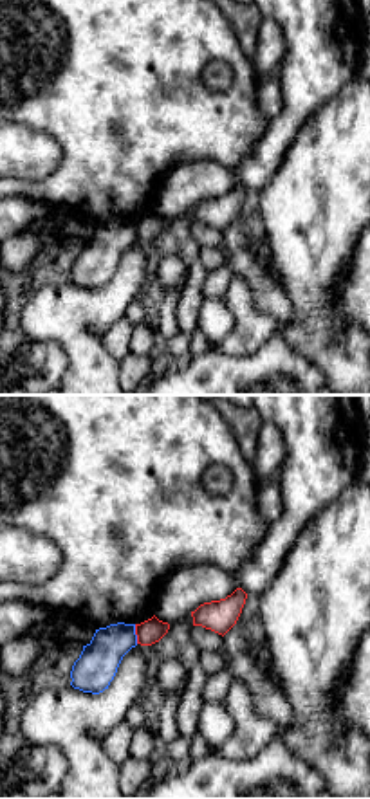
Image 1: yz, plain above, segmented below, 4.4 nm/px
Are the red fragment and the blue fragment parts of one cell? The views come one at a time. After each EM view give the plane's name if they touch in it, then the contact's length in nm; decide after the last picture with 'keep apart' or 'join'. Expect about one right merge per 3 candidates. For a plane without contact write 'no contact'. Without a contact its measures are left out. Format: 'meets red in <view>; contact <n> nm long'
meets red in yz; contact 90 nm long

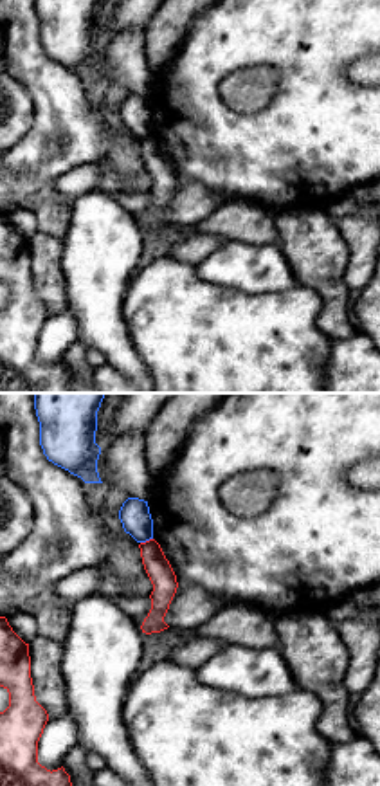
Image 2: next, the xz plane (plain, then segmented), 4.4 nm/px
meets red in xz; contact 60 nm long

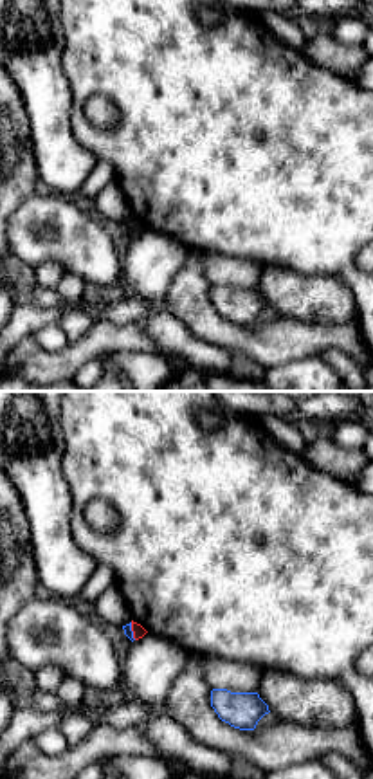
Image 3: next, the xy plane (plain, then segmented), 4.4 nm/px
meets red in xy; contact 80 nm long

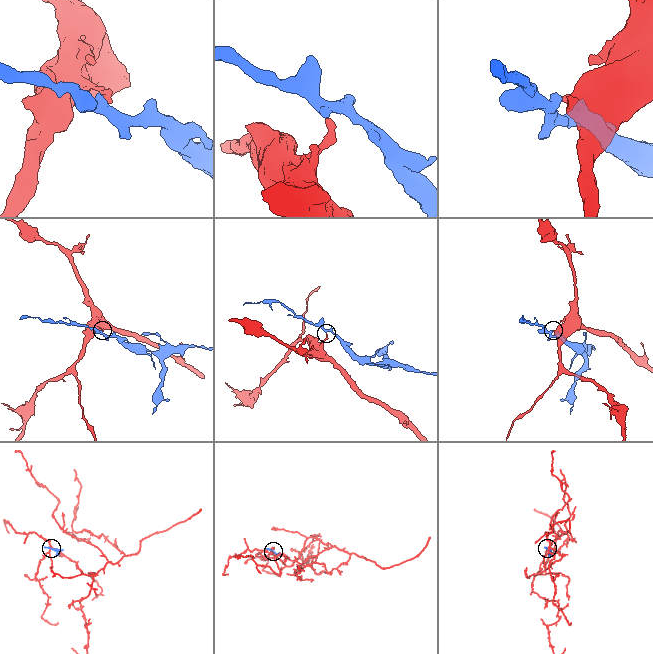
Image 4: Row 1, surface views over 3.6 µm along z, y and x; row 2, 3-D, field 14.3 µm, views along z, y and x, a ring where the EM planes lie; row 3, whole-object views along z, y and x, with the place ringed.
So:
keep apart

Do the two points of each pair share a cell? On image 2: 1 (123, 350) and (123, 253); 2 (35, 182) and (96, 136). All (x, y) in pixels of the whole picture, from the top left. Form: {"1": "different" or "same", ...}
{"1": "same", "2": "same"}

